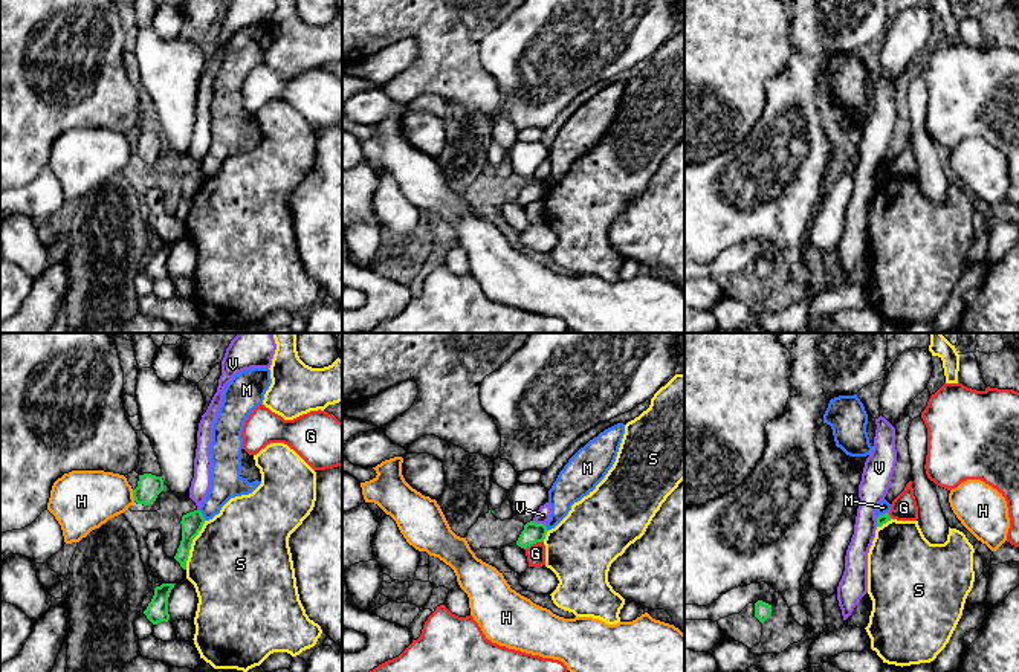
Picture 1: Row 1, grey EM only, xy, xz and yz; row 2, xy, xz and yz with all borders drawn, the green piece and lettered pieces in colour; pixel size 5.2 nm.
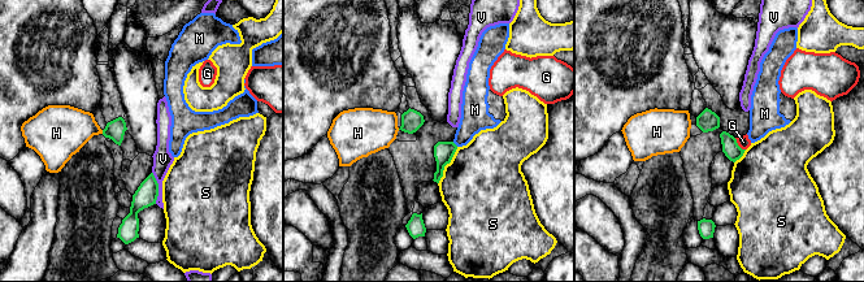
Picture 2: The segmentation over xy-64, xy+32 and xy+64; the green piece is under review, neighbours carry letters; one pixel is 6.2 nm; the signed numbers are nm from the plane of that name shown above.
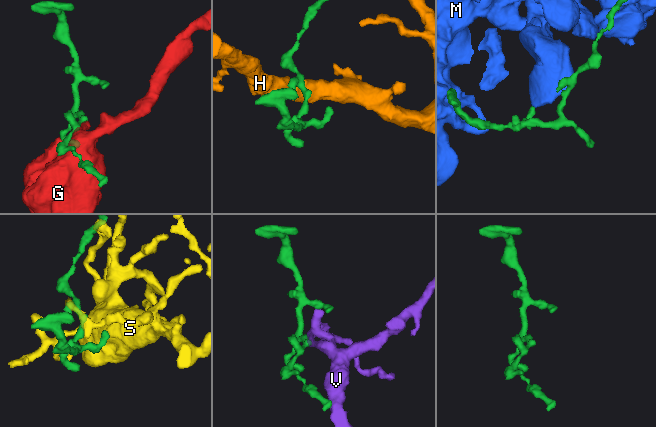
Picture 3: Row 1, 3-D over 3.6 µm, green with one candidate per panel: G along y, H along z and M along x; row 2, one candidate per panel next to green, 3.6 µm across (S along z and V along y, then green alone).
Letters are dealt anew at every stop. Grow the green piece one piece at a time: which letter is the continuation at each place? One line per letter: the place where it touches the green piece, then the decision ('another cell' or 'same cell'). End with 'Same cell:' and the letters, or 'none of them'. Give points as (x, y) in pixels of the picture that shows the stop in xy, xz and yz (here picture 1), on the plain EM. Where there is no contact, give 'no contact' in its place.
G: xz (533, 200) | another cell
H: xy (133, 153) | another cell
M: xy (202, 173) | another cell
S: xy (190, 203) | another cell
V: xz (538, 182) | another cell
Same cell: none of them

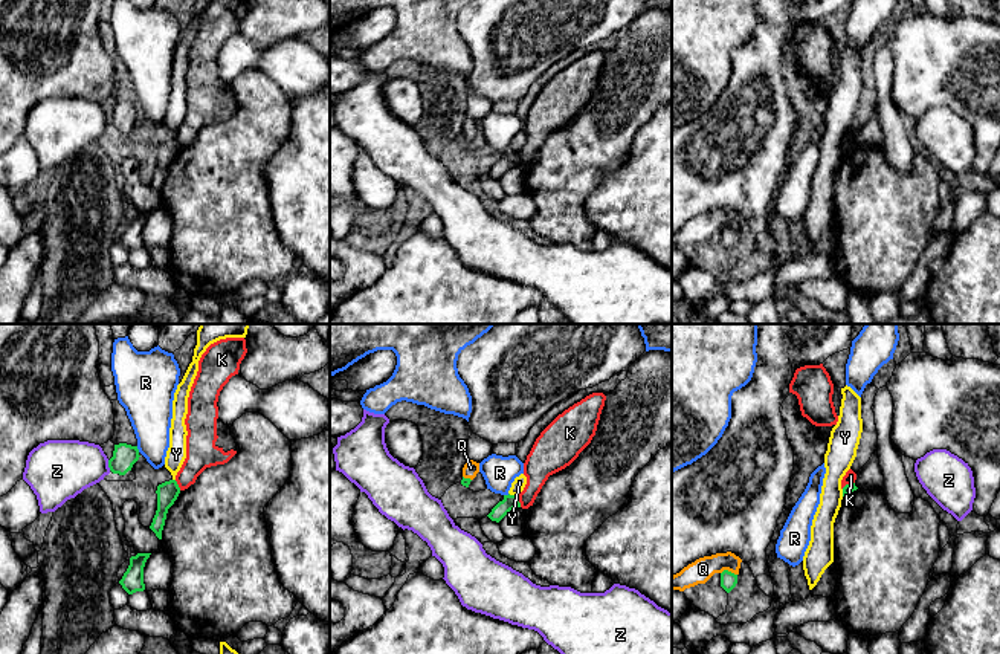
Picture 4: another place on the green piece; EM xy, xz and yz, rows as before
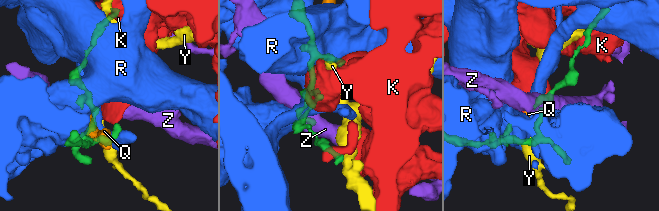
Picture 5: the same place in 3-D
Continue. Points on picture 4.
K: xz (518, 159) | another cell
Q: yz (727, 228) | same cell
R: xy (138, 107) | another cell
Y: xz (513, 153) | another cell
Z: xy (109, 123) | another cell
Same cell: Q

